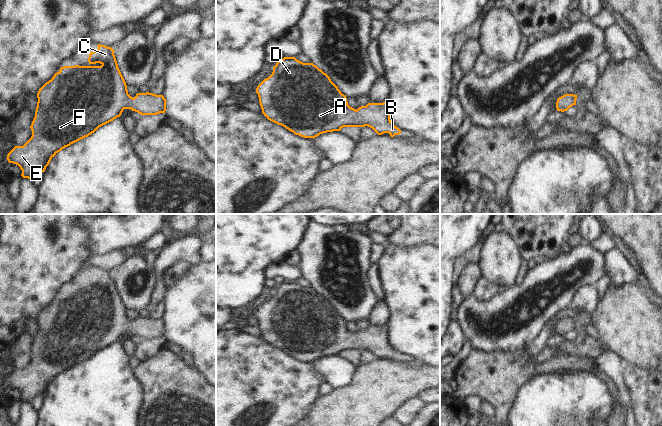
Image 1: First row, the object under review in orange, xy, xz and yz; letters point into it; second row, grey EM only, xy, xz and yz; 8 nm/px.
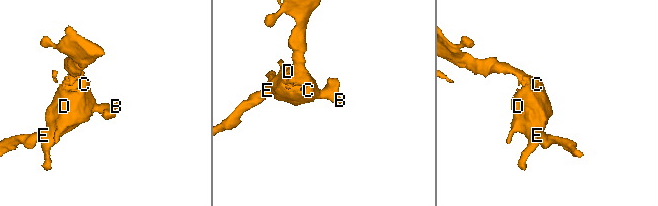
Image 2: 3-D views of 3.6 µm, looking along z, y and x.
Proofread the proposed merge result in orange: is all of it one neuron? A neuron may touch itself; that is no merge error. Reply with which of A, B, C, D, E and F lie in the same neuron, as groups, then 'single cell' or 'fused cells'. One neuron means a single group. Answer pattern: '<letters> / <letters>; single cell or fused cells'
A B C D E F; single cell

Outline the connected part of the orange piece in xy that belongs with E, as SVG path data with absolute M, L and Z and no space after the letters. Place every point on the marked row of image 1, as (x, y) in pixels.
M100 44L97 47L89 54L90 66L61 67L39 89L35 117L30 126L32 136L23 146L15 146L7 155L9 163L20 167L23 178L31 179L36 173L44 172L58 152L120 117L124 109L131 109L141 115L165 113L166 99L163 95L146 92L131 97L118 68L114 49Z

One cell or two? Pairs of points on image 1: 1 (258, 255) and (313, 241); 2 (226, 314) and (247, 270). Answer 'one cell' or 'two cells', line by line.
1: two cells
2: two cells

